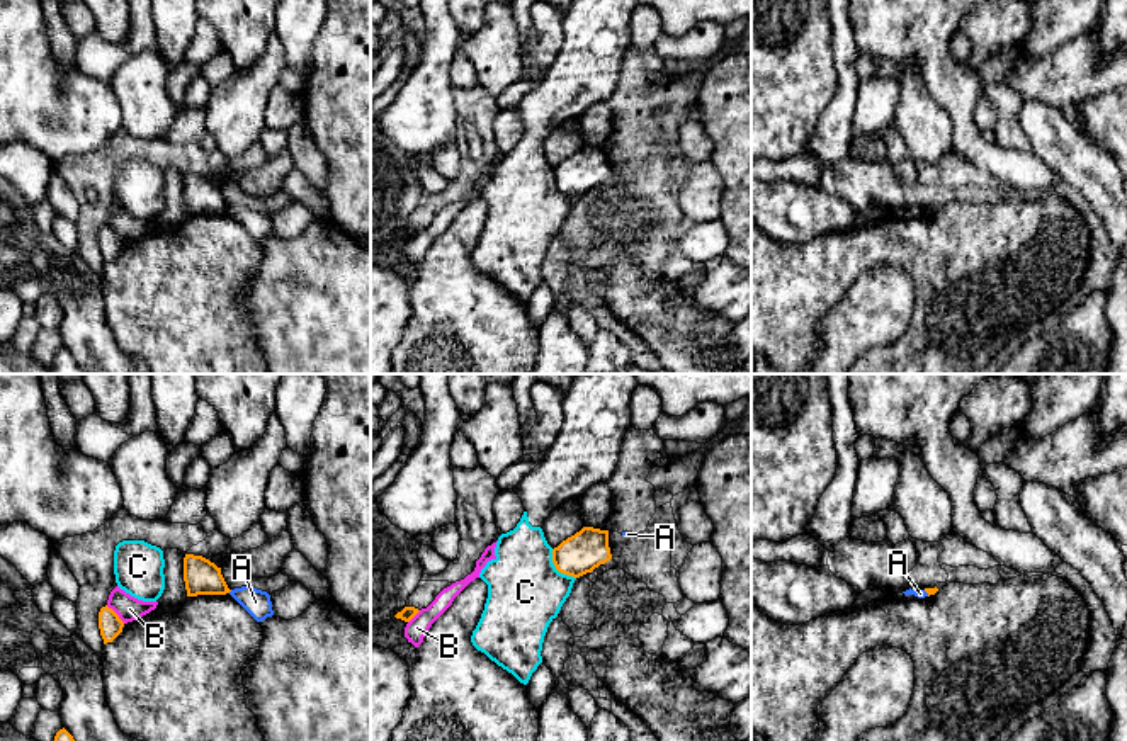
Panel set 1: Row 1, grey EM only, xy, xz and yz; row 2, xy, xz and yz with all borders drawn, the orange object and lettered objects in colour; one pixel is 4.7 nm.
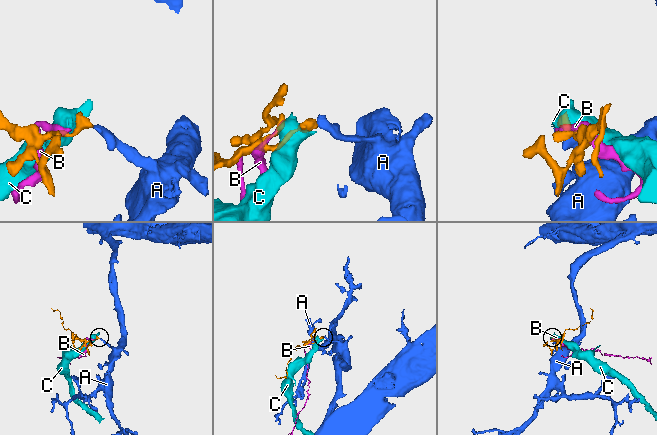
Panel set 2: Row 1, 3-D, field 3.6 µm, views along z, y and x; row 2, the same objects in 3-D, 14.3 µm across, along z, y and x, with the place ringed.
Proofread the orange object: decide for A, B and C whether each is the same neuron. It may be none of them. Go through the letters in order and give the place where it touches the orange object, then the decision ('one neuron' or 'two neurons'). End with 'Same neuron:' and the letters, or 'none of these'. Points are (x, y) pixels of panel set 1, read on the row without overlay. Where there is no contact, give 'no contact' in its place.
A: yz (927, 211) | two neurons
B: xy (116, 233) | two neurons
C: xz (556, 187) | two neurons
Same neuron: none of these

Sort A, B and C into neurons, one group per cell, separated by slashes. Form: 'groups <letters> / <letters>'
groups A / B / C

